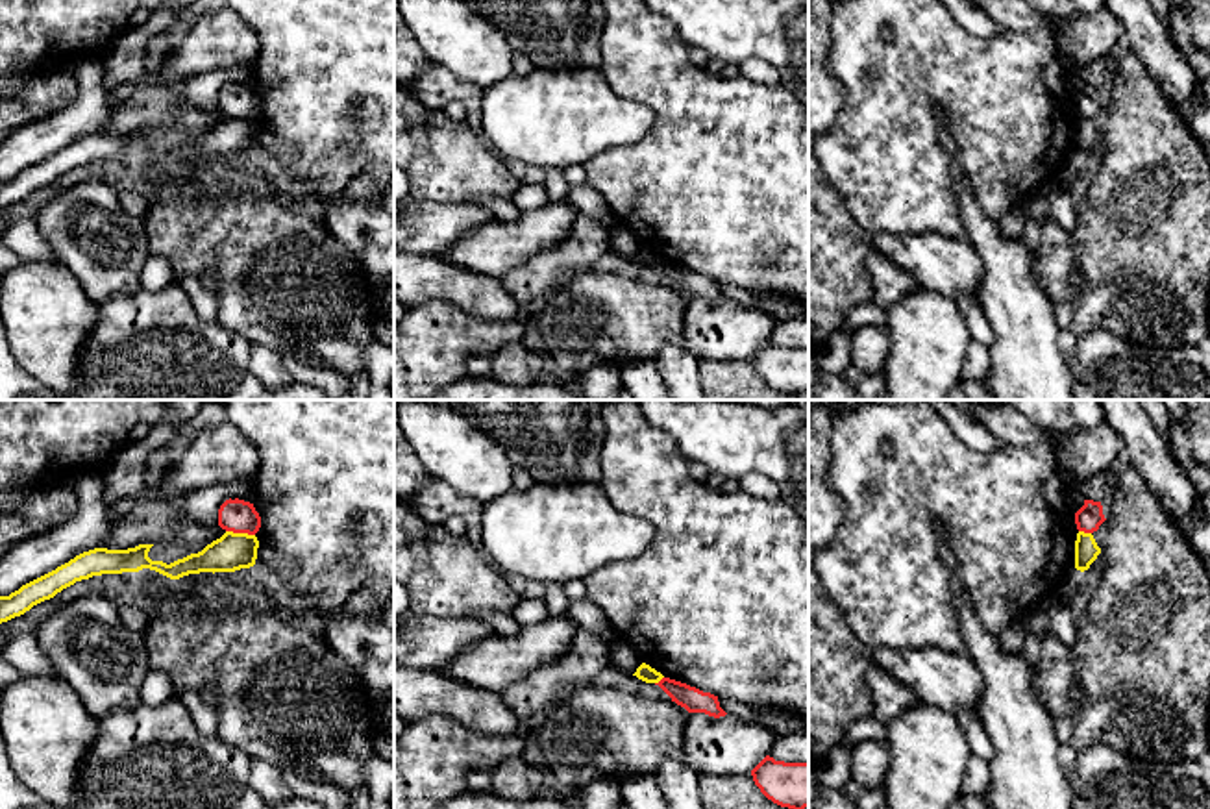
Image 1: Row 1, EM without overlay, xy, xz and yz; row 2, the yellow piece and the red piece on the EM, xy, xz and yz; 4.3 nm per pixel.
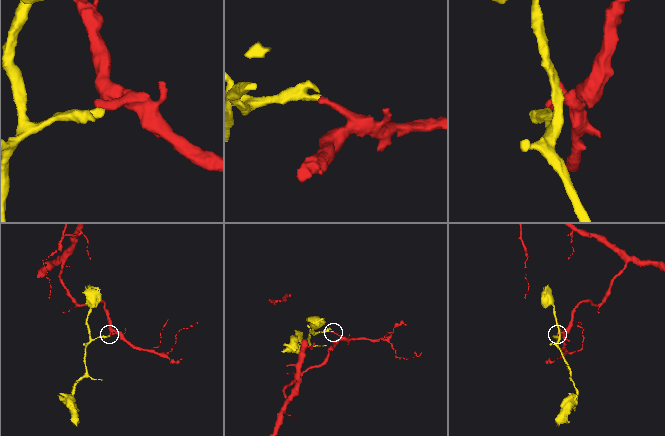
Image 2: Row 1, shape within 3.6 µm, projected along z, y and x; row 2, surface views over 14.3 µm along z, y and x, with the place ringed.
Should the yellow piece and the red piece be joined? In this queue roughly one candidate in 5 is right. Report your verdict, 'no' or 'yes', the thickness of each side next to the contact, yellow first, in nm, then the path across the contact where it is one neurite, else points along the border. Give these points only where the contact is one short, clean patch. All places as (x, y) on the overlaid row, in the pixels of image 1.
no; calibres 160 and 140 nm; border xy (226, 530), (254, 535)

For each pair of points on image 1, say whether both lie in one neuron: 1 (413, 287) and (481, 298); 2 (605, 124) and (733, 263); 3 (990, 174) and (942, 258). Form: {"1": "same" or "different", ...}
{"1": "same", "2": "different", "3": "different"}

